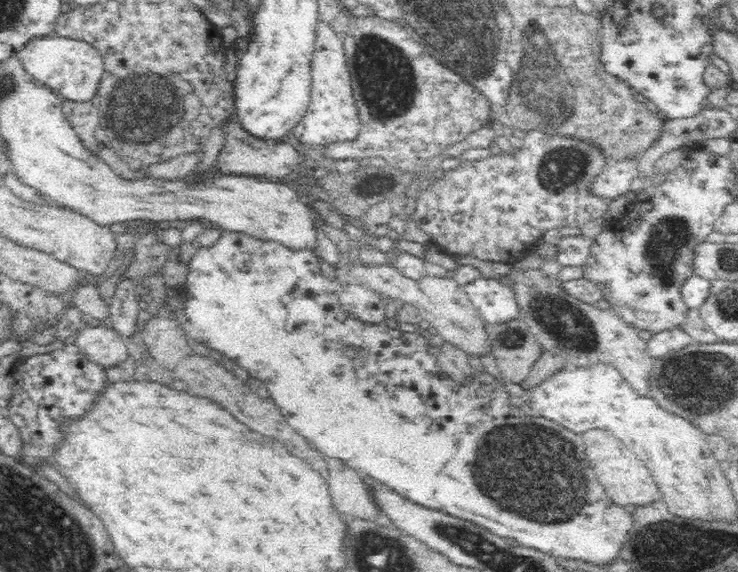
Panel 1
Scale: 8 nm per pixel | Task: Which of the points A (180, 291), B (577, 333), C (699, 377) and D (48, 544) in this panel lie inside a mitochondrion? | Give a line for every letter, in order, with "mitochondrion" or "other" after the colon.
A: other
B: mitochondrion
C: mitochondrion
D: mitochondrion

